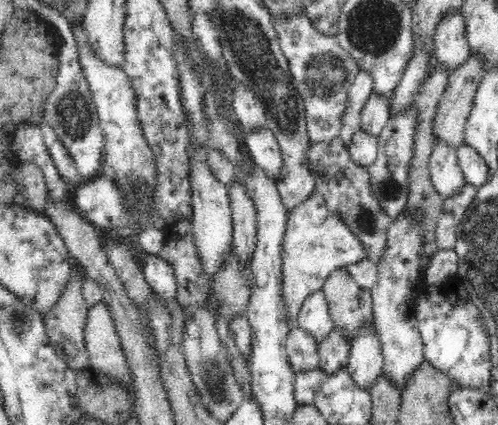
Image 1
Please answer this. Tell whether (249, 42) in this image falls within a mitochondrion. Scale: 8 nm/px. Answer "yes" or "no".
yes

